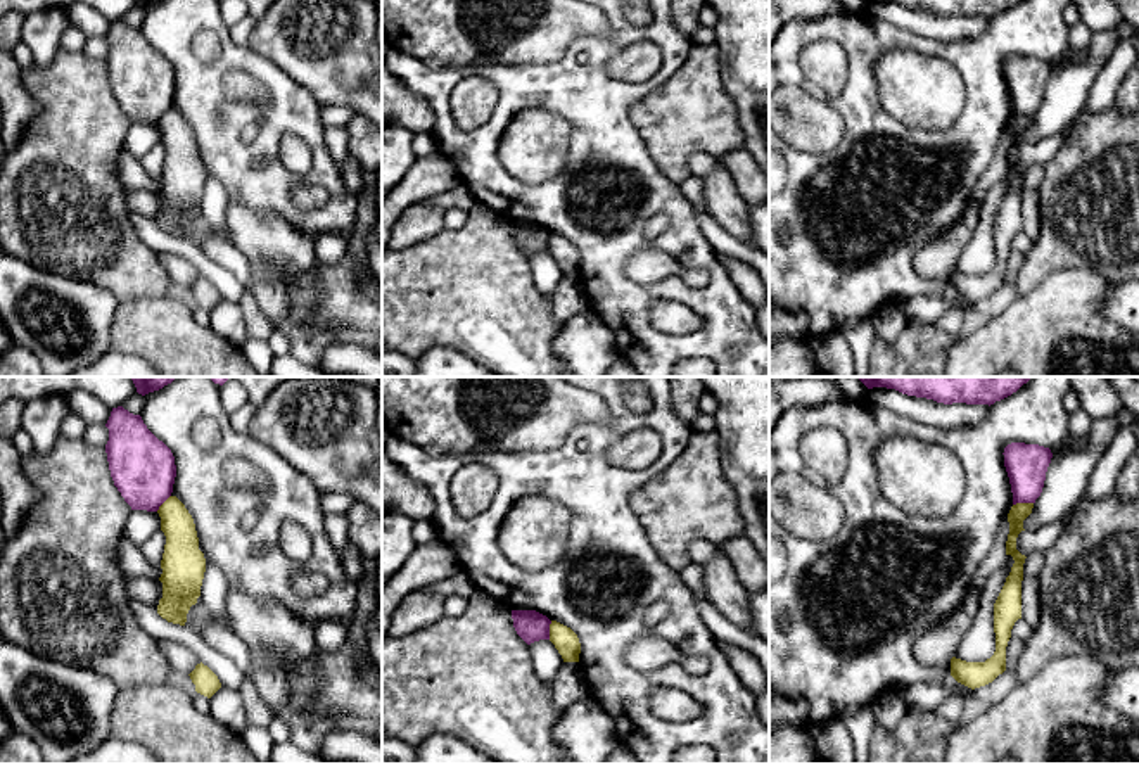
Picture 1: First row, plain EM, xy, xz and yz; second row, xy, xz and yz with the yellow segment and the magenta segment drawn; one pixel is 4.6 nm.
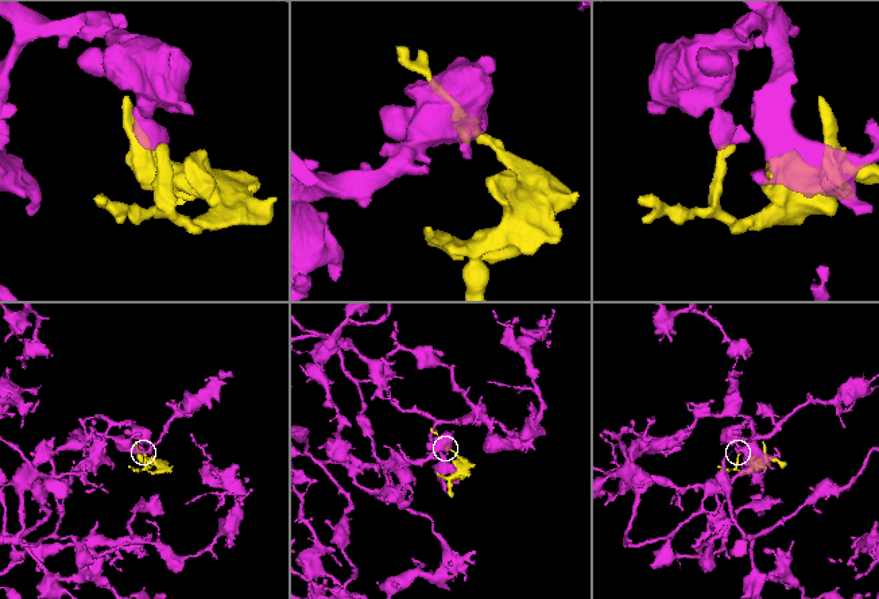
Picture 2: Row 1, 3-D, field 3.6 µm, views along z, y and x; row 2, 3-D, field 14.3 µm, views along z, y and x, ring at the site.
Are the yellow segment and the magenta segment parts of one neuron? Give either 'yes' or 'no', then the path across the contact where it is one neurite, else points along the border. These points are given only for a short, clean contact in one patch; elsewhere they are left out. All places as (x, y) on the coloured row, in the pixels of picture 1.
no | along yz (1032, 502), (1017, 502), (1013, 505)

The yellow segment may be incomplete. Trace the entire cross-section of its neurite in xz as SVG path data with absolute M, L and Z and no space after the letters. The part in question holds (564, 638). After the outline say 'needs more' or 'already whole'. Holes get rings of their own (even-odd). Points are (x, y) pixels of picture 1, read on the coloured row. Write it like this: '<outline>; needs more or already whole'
M551 621L550 641L555 645L563 662L579 662L581 643L577 634L570 627Z; already whole

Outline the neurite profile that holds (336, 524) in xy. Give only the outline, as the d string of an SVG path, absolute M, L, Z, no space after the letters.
M327 513L325 515L325 532L332 543L332 546L342 557L349 548L349 534L347 534L347 519L344 513Z

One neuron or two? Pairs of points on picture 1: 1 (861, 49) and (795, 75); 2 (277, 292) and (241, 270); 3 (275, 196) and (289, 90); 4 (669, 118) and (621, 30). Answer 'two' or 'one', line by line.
1: one
2: one
3: one
4: two

